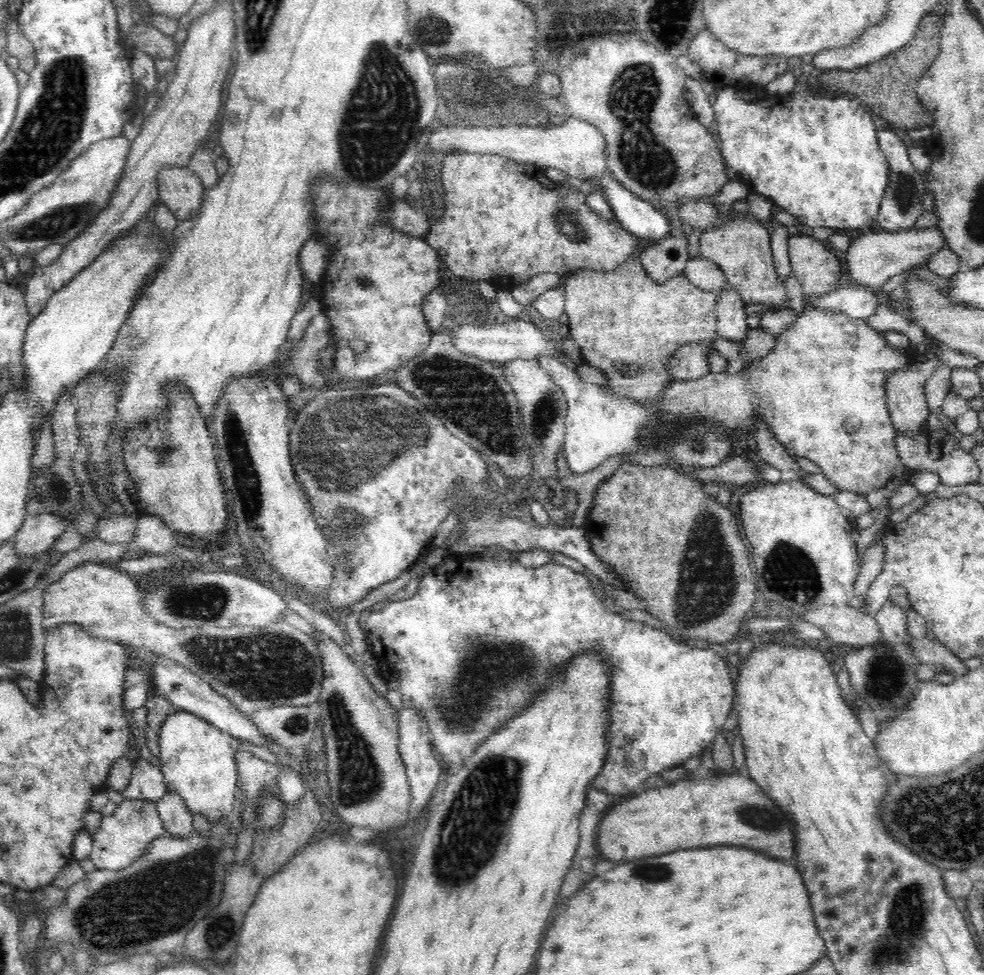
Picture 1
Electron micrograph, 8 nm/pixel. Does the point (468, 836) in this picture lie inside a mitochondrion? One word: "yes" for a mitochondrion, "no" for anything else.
yes

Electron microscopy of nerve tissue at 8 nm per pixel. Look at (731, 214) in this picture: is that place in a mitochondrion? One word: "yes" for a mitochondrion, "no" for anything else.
no

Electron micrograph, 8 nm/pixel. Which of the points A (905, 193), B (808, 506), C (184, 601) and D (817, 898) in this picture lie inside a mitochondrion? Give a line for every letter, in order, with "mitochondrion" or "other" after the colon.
A: mitochondrion
B: other
C: mitochondrion
D: other

